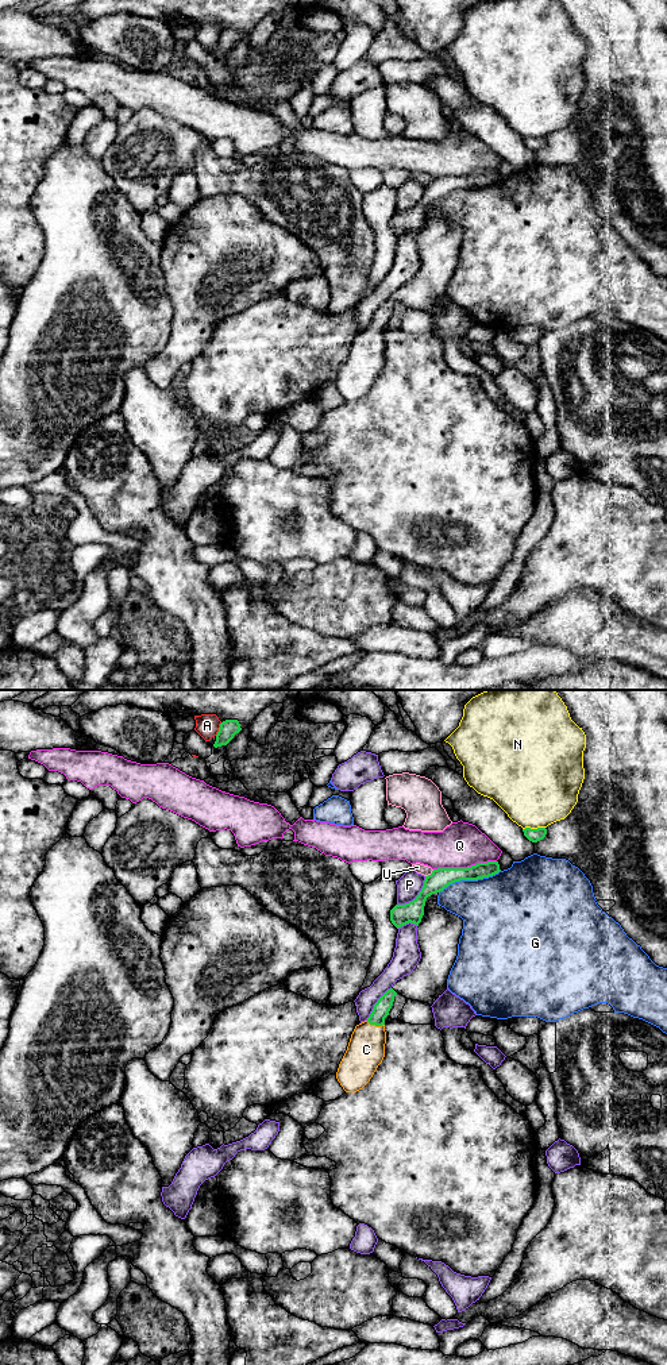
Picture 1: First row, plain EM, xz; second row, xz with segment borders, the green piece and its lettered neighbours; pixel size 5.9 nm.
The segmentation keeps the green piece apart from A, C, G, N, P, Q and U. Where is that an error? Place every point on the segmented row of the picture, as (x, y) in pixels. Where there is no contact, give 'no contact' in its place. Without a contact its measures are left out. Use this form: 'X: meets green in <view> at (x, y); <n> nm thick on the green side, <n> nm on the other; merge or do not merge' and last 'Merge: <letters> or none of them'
A: meets green in xz at (219, 729); 110 nm thick on the green side, 140 nm on the other; do not merge
C: meets green in xz at (376, 1025); 100 nm thick on the green side, 220 nm on the other; merge
G: meets green in xz at (469, 879); 120 nm thick on the green side, 420 nm on the other; do not merge
N: meets green in xz at (534, 829); 80 nm thick on the green side, 460 nm on the other; do not merge
P: meets green in xz at (417, 895); 130 nm thick on the green side, 150 nm on the other; do not merge
Q: meets green in xz at (465, 868); 120 nm thick on the green side, 280 nm on the other; do not merge
U: meets green in xz at (431, 874); 120 nm thick on the green side, 60 nm on the other; do not merge
Merge: C

